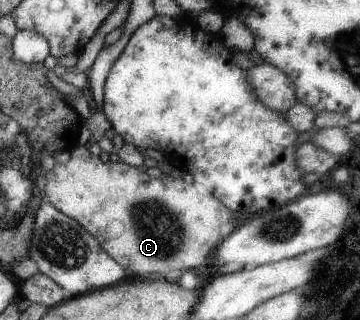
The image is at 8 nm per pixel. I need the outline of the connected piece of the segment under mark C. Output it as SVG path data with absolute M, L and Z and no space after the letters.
M81 145L71 151L69 162L55 164L53 170L47 172L47 180L44 196L49 203L82 224L116 262L139 278L145 278L152 272L156 274L174 271L176 268L198 268L208 258L208 254L220 245L222 226L232 218L230 209L220 199L198 193L192 183L186 182L178 174L150 178L144 170L122 161L117 164L102 162L99 156L94 156Z

